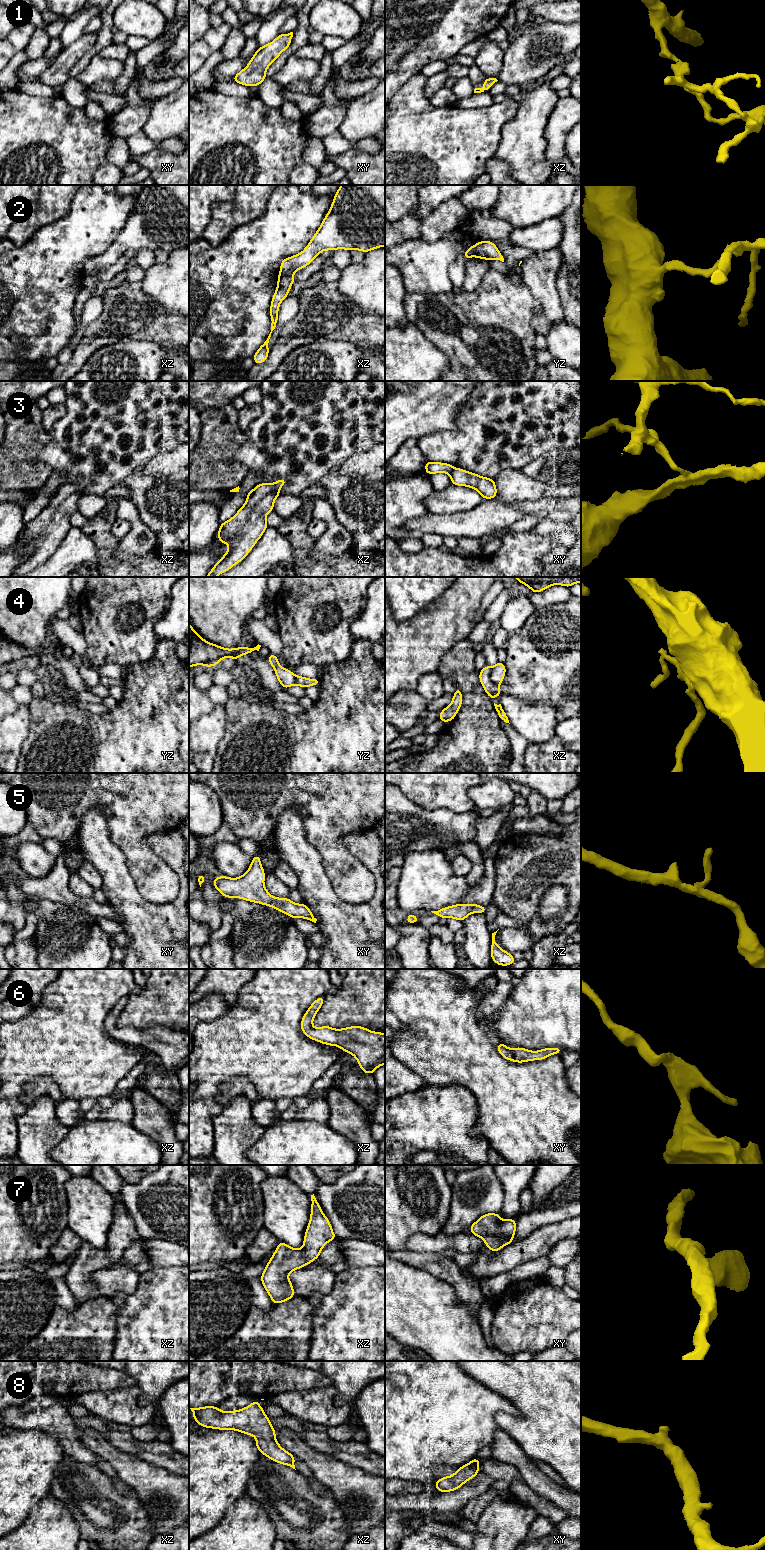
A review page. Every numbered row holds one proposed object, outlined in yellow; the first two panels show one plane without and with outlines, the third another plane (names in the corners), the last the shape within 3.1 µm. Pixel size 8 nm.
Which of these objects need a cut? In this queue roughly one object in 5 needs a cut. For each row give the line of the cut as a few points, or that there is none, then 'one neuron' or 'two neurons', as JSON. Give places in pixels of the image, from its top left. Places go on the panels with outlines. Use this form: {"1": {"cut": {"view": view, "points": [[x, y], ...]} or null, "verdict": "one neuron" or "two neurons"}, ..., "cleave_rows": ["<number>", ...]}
{"1": {"cut": null, "verdict": "one neuron"}, "2": {"cut": null, "verdict": "one neuron"}, "3": {"cut": {"view": "xy", "points": [[454, 468], [449, 473]]}, "verdict": "two neurons"}, "4": {"cut": null, "verdict": "one neuron"}, "5": {"cut": null, "verdict": "one neuron"}, "6": {"cut": null, "verdict": "one neuron"}, "7": {"cut": null, "verdict": "one neuron"}, "8": {"cut": null, "verdict": "one neuron"}, "cleave_rows": ["3"]}

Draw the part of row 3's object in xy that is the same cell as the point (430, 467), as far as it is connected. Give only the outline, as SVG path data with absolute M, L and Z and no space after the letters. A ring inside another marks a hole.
M429 462L425 463L425 472L426 474L435 474L435 473L447 473L450 474L454 467L451 464L441 463L441 462Z

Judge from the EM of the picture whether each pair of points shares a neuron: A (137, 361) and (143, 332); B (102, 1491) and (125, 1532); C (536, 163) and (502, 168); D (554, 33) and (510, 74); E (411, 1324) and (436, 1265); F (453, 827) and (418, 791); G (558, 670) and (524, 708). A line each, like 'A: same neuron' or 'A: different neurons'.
A: different neurons
B: same neuron
C: different neurons
D: same neuron
E: different neurons
F: different neurons
G: different neurons

